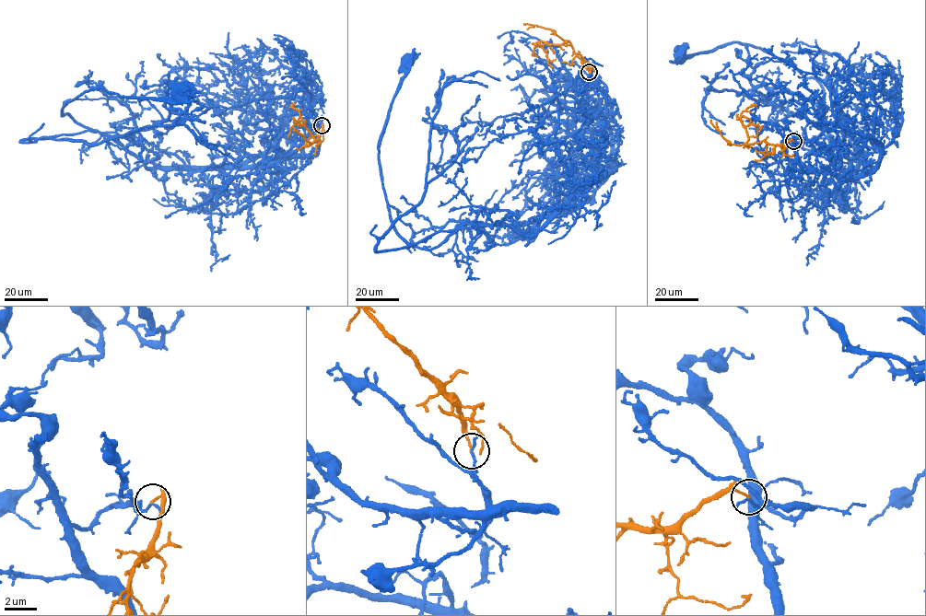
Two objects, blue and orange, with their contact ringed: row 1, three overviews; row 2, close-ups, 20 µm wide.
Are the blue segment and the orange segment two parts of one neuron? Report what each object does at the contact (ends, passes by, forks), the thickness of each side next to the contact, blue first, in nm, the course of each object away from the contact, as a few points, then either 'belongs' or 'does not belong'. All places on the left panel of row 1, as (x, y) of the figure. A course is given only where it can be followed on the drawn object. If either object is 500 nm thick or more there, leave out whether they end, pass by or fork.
blue ends | orange ends | 190/130 nm | blue via (322, 125), (310, 130), (311, 156), (146, 168), (63, 116), (100, 87), (162, 100), (185, 91) | orange via (322, 125), (319, 140), (316, 139), (299, 116), (298, 122), (290, 127), (288, 137) | does not belong

